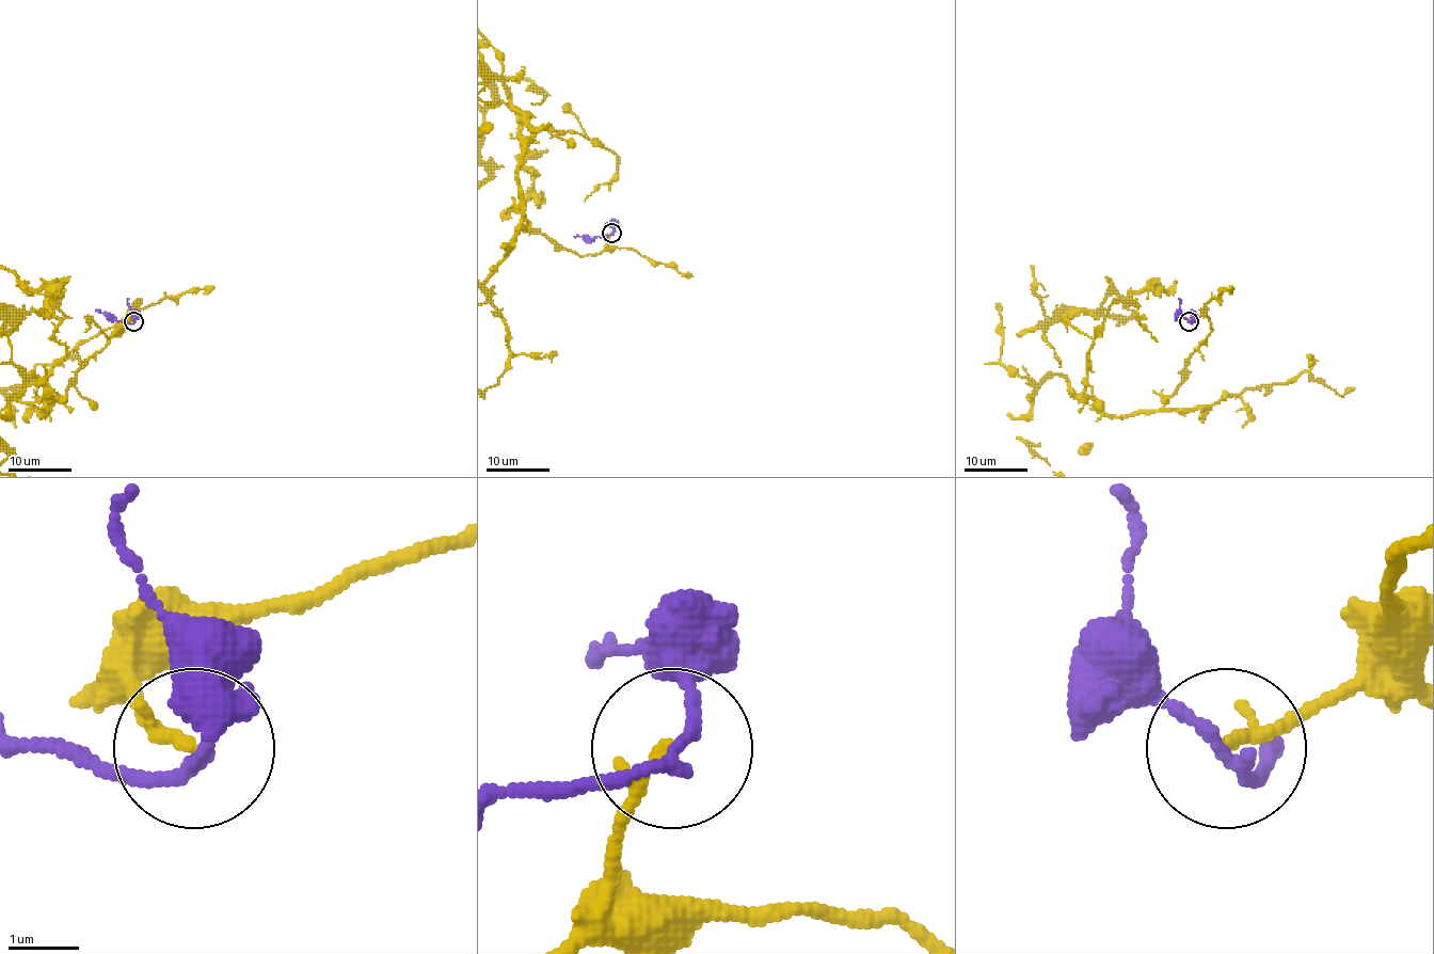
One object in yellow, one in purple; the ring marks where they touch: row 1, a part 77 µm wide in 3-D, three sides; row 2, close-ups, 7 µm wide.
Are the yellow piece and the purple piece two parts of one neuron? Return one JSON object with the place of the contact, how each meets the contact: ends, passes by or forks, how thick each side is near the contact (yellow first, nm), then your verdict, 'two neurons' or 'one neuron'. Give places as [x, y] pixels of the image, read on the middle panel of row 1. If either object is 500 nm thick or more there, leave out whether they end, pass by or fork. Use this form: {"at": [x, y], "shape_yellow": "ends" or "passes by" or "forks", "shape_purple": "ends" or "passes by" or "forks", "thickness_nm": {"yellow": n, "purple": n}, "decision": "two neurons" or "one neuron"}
{"at": [611, 233], "shape_yellow": "ends", "shape_purple": "passes by", "thickness_nm": {"yellow": 170, "purple": 170}, "decision": "two neurons"}

